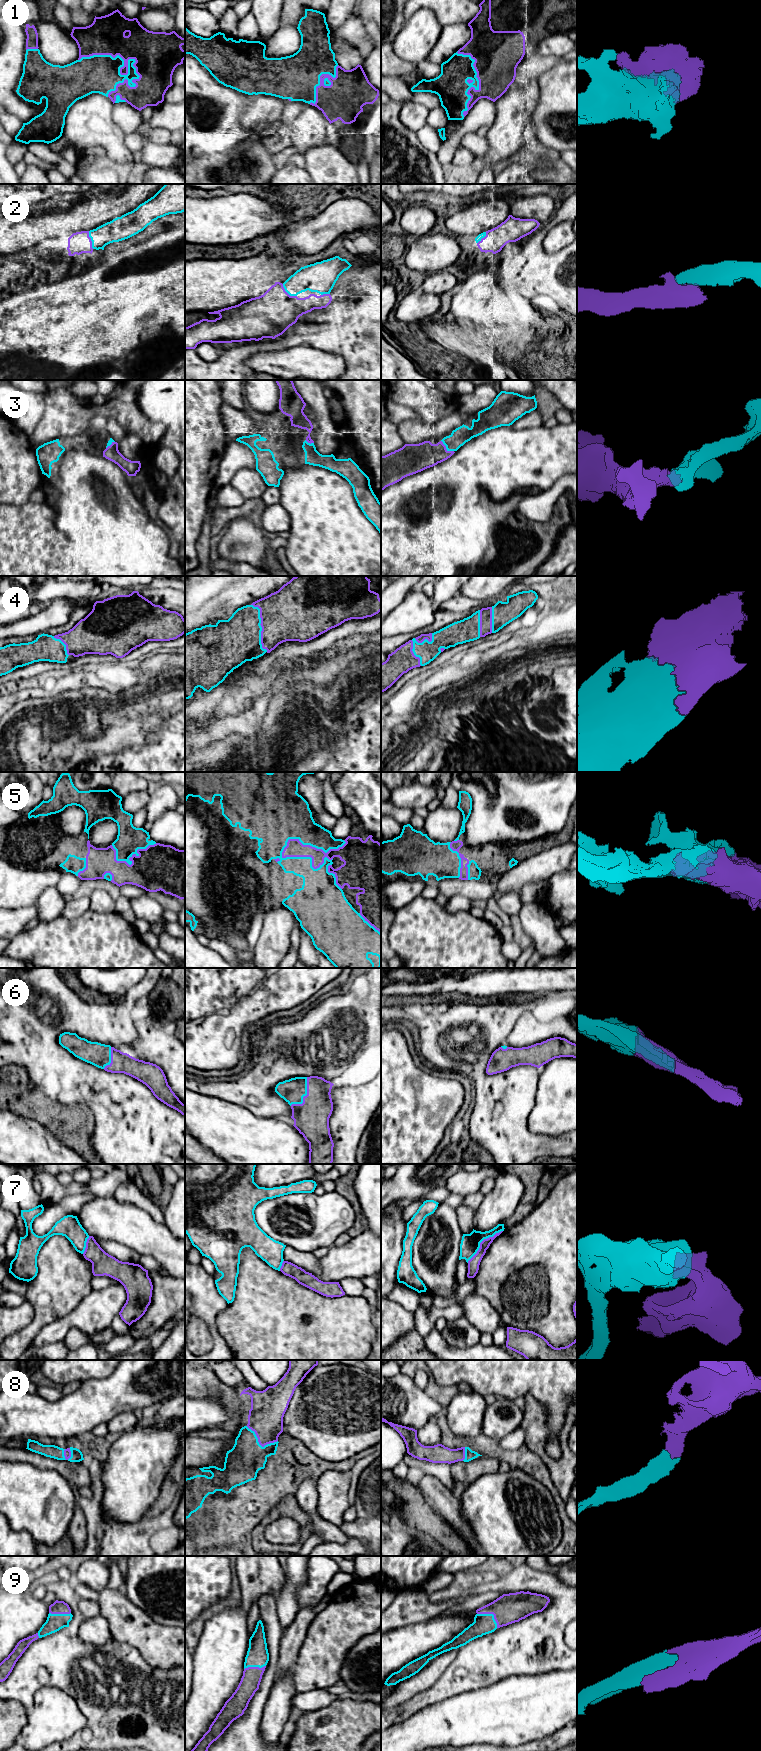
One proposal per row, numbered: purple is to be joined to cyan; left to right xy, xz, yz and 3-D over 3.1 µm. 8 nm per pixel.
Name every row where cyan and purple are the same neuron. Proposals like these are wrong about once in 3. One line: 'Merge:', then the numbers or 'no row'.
Merge: 1, 2, 3, 4, 5, 6, 8, 9

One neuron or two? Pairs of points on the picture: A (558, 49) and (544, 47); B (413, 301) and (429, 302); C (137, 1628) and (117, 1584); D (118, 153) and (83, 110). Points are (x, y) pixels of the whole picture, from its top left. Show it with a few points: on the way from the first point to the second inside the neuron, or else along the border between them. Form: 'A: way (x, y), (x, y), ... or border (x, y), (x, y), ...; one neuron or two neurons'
A: way (555, 47), (547, 47); one neuron
B: way (417, 302), (425, 302); one neuron
C: border (108, 1586), (122, 1590); two neurons
D: way (112, 142), (91, 121); one neuron

